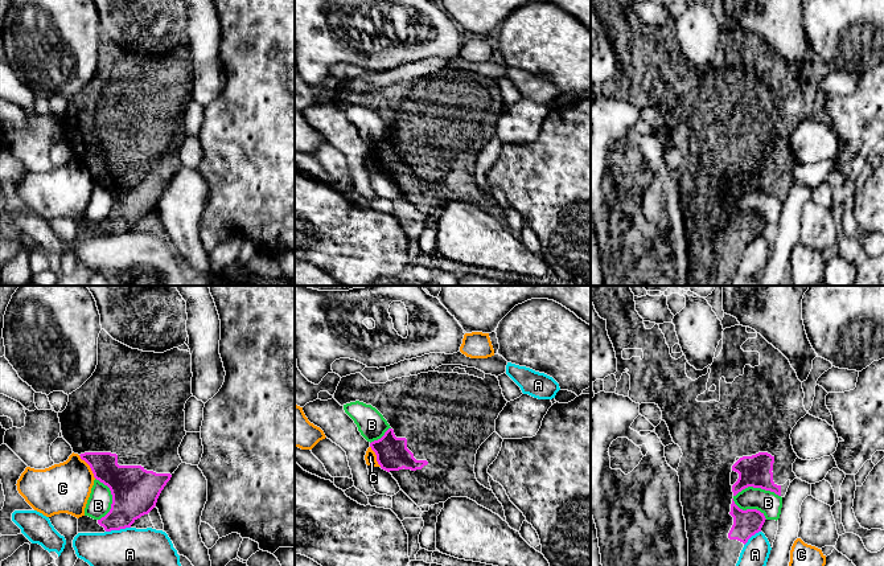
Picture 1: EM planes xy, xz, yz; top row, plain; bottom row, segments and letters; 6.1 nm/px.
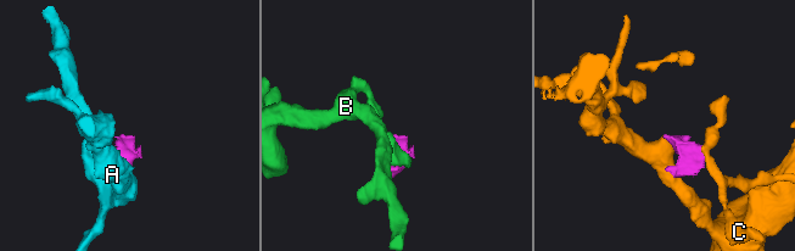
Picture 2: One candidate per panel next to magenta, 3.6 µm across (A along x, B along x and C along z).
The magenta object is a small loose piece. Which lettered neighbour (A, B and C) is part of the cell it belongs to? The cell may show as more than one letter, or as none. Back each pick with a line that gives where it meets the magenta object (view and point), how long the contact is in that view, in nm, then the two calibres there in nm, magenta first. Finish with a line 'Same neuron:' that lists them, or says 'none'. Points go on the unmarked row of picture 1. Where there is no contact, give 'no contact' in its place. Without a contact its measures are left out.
Same neuron: none

